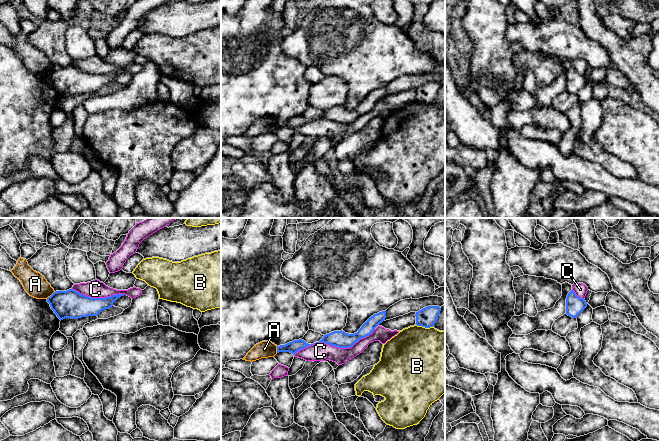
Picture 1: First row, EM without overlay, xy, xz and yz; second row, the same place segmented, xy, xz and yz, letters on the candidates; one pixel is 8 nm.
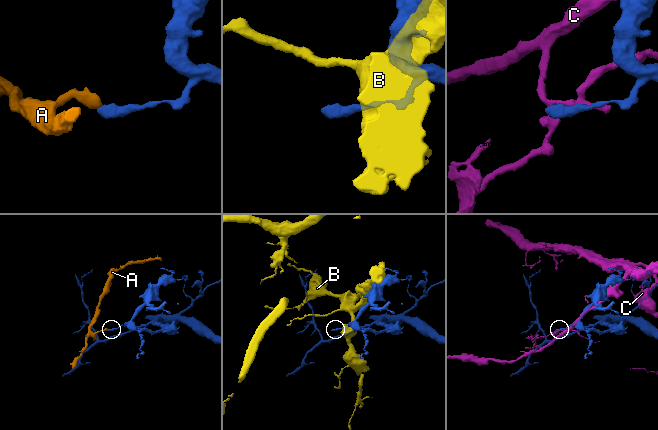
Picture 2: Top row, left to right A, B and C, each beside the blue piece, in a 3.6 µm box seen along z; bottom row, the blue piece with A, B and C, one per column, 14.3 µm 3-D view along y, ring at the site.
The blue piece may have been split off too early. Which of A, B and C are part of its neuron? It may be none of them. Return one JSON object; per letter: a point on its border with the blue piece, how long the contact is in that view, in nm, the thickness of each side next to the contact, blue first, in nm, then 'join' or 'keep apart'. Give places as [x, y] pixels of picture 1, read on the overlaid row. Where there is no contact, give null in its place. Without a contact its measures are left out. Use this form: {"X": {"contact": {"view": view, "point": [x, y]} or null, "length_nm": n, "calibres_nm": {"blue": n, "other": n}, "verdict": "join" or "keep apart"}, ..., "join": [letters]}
{"A": {"contact": {"view": "xy", "point": [51, 295]}, "length_nm": 90, "calibres_nm": {"blue": 220, "other": 180}, "verdict": "keep apart"}, "B": {"contact": {"view": "xz", "point": [424, 326]}, "length_nm": 140, "calibres_nm": {"blue": 160, "other": 480}, "verdict": "keep apart"}, "C": {"contact": {"view": "xz", "point": [334, 345]}, "length_nm": 700, "calibres_nm": {"blue": 130, "other": 150}, "verdict": "keep apart"}, "join": []}

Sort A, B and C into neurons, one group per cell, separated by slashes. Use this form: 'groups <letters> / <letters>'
groups A / B / C

